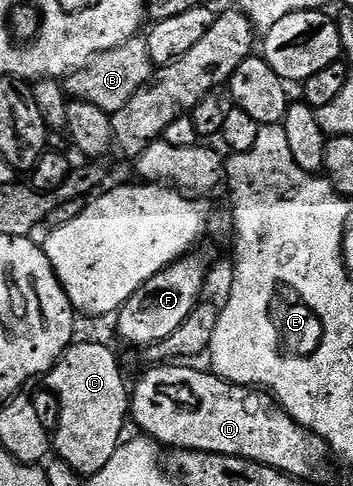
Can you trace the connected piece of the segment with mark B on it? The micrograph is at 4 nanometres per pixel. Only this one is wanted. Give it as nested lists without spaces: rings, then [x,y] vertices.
[[[143,38],[127,40],[108,52],[97,54],[91,63],[72,72],[65,80],[65,91],[71,100],[98,106],[102,112],[115,113],[141,90],[153,75],[153,65],[147,53],[147,41]]]

